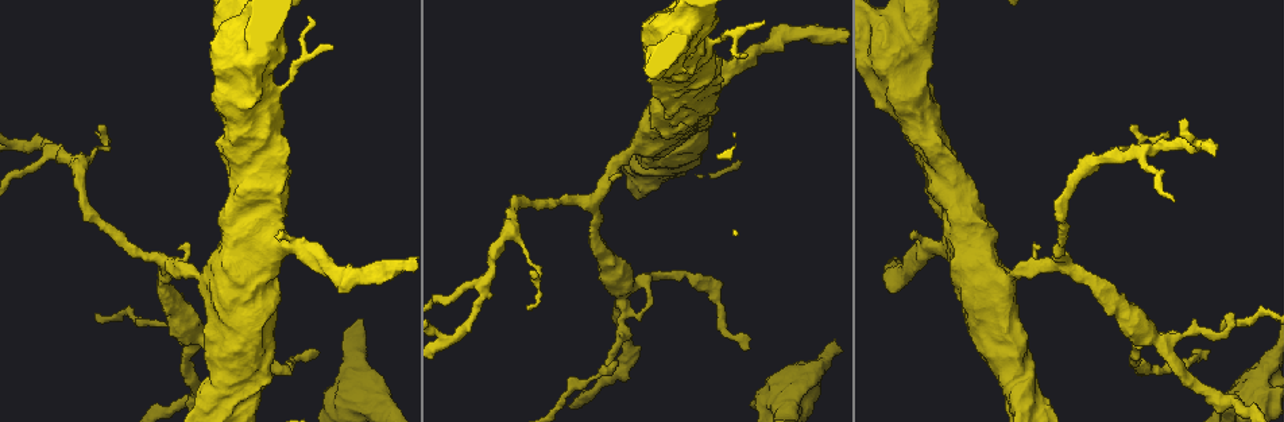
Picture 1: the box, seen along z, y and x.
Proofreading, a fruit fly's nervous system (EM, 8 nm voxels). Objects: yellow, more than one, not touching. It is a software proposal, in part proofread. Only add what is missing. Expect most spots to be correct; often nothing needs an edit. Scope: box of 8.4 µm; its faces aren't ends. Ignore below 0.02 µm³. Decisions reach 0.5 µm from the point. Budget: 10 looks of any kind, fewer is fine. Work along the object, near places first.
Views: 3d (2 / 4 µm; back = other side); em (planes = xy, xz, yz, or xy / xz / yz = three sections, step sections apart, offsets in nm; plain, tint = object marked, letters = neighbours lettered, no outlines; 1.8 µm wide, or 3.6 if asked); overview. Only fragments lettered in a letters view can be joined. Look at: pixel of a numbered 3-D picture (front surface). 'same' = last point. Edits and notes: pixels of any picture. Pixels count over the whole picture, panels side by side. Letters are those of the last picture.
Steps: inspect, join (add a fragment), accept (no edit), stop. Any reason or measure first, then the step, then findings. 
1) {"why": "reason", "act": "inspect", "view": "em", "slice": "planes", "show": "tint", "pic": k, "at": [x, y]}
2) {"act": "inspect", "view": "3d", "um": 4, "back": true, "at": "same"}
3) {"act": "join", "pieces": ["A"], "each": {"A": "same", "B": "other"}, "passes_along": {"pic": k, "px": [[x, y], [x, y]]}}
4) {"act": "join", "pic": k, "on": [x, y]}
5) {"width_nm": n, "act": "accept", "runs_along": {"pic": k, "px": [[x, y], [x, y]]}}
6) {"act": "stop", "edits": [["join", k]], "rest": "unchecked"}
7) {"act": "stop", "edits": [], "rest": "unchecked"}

{"why": "an open end", "act": "inspect", "view": "em", "slice": "planes", "show": "letters", "pic": 1, "at": [1035, 245]}

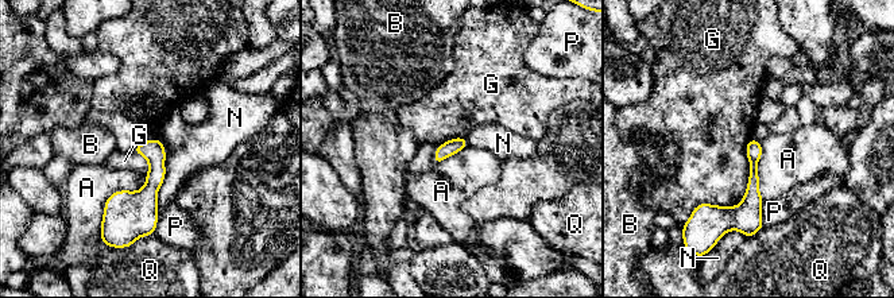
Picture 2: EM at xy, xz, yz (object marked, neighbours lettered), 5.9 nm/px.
{"act": "accept", "each": {"A": "other", "B": "other", "G": "other", "N": "other", "P": "other", "Q": "other"}, "border": {"pic": 2, "px": [[147, 173], [107, 198], [100, 227]]}, "found": "no lettered fragment goes on from it"}

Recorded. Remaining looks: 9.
{"why": "branch stops here", "act": "inspect", "view": "em", "slice": "xy", "step": 16, "show": "tint", "pic": 1, "at": [309, 349]}

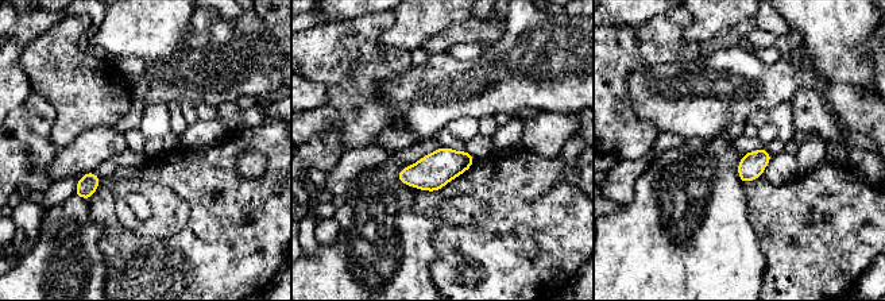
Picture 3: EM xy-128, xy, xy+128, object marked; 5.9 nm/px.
{"why": "another direction", "act": "inspect", "view": "em", "slice": "planes", "show": "letters", "at": "same"}

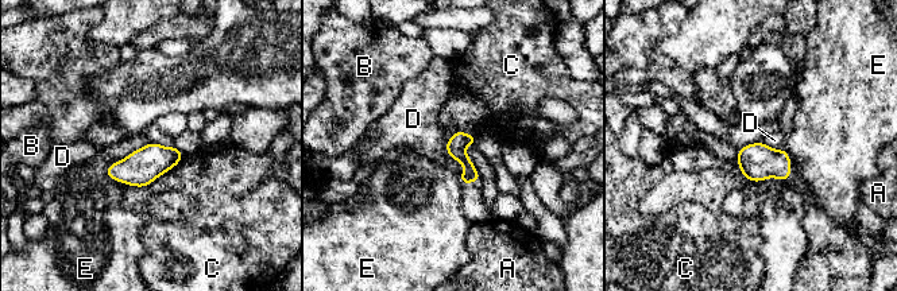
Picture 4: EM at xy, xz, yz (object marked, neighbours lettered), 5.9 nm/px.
{"width_nm": 120, "act": "accept", "each": {"A": "other", "B": "other", "C": "other", "D": "other", "E": "other"}, "border": {"pic": 4, "px": [[445, 140], [460, 174]]}, "found": "none of them fits"}

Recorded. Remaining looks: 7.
{"why": "narrows sharply", "act": "inspect", "view": "em", "um": 3.6, "slice": "xy", "step": 4, "show": "tint", "pic": 1, "at": [1135, 354]}

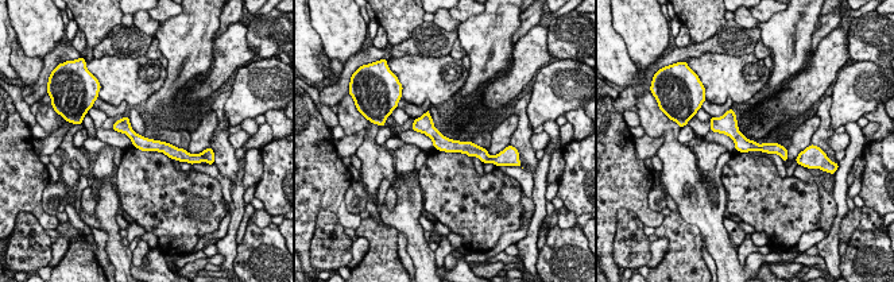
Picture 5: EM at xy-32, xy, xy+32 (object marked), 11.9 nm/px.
{"why": "cut it another way", "act": "inspect", "view": "em", "um": 3.6, "slice": "yz", "step": 4, "show": "letters", "at": "same"}

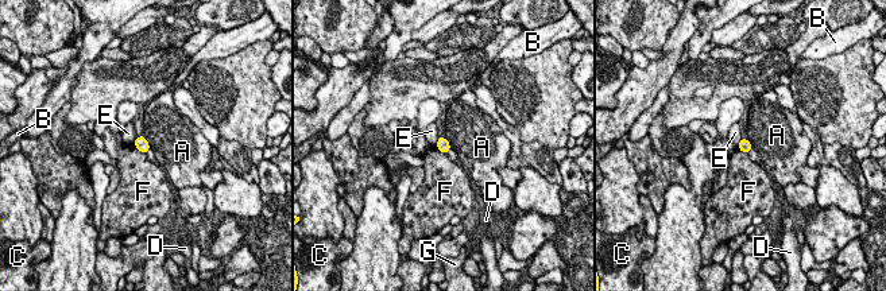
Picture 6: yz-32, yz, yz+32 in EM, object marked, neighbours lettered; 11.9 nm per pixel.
{"act": "accept", "each": {"A": "other", "B": "other", "C": "other", "D": "other", "E": "other", "F": "other", "G": "other"}, "found": "none of them fits"}

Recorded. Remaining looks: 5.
{"why": "calibre changes", "act": "inspect", "view": "em", "um": 3.6, "slice": "xz", "step": 8, "show": "tint", "pic": 1, "at": [252, 48]}

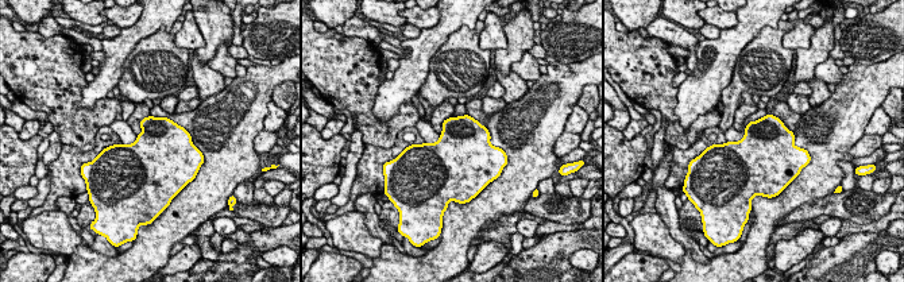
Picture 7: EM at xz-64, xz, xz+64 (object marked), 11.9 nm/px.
{"act": "inspect", "view": "em", "um": 3.6, "slice": "planes", "show": "letters", "at": "same"}

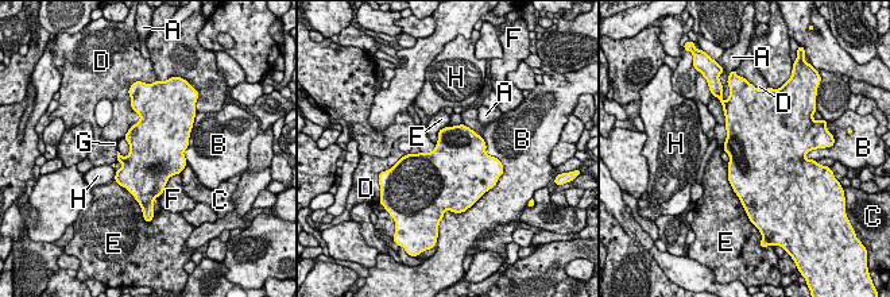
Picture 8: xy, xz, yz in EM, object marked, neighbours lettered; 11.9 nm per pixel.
{"width_nm": 650, "act": "accept", "each": {"A": "other", "B": "other", "C": "other", "D": "other", "E": "other", "F": "other", "G": "other", "H": "other"}, "border": {"pic": 8, "px": [[727, 169], [727, 180], [738, 196]]}, "found": "no lettered fragment goes on from it"}

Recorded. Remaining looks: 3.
{"act": "stop", "edits": [], "rest": "unchecked"}

